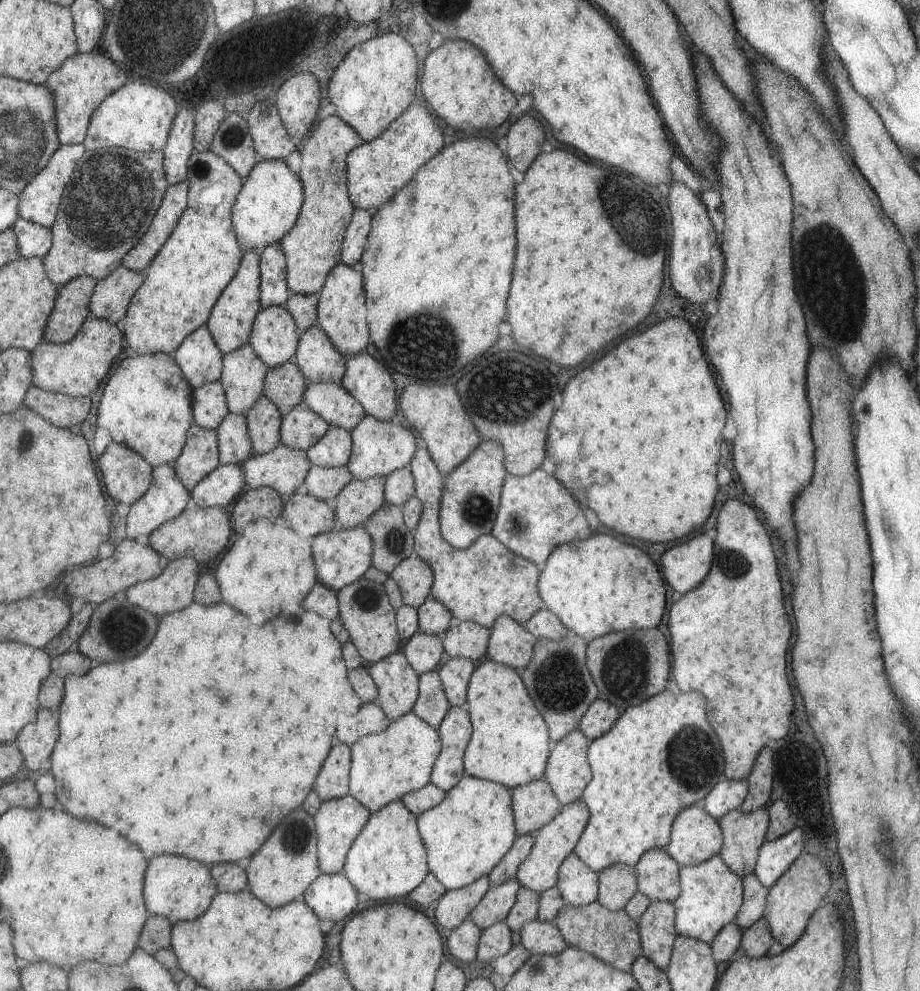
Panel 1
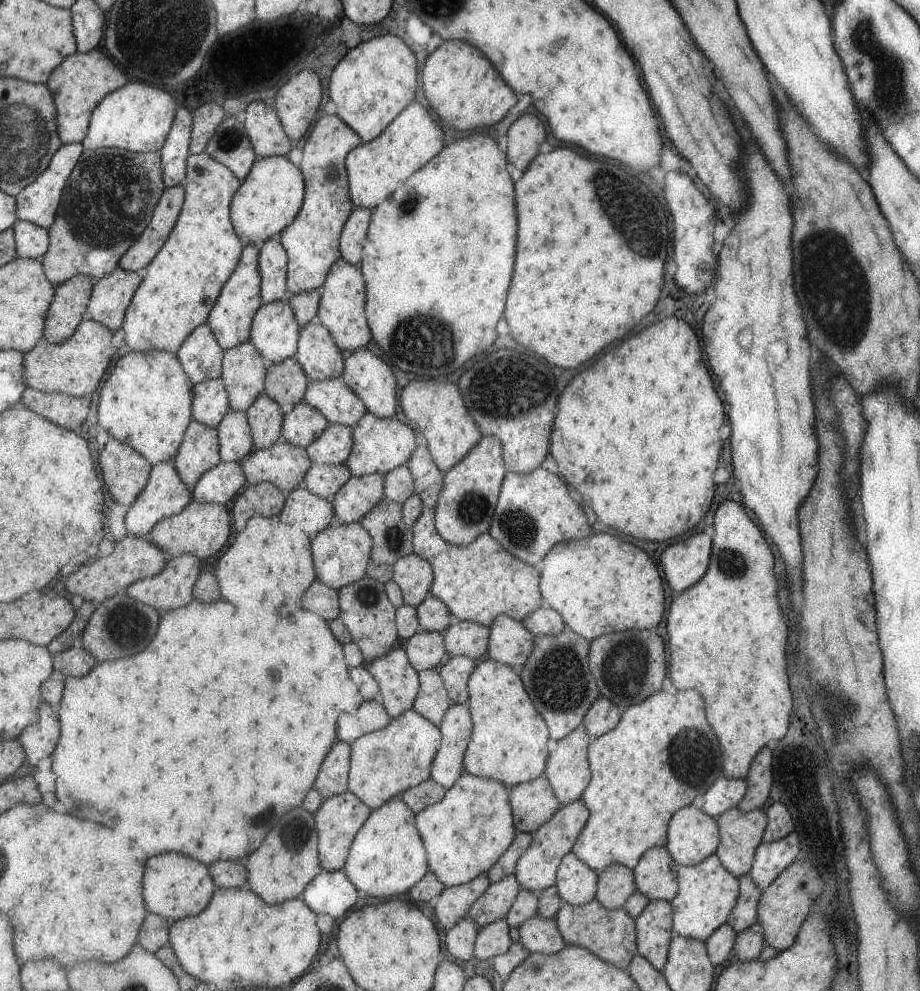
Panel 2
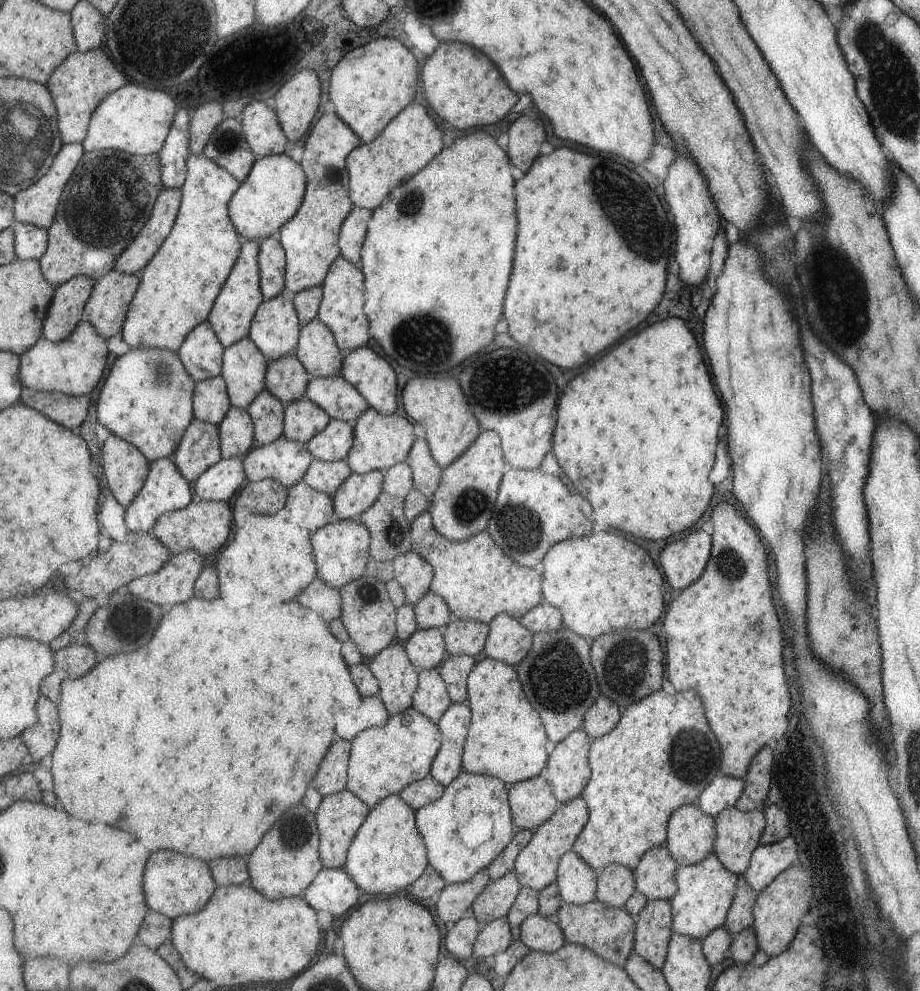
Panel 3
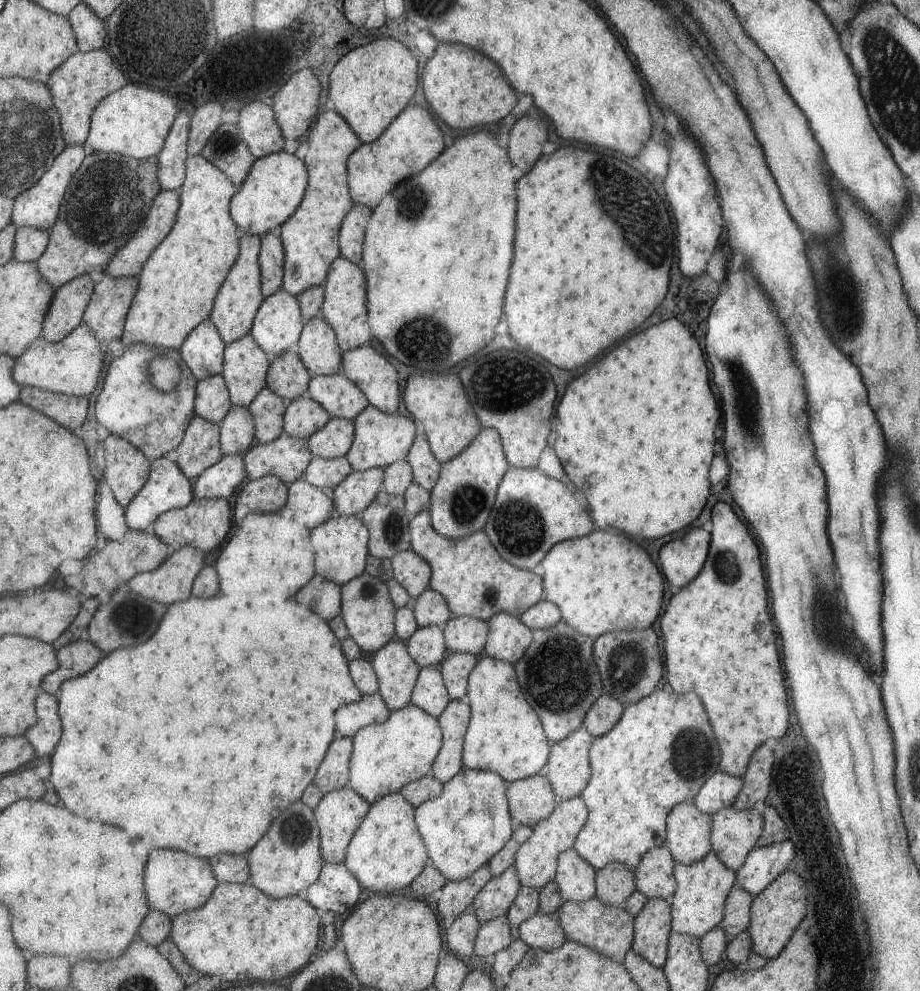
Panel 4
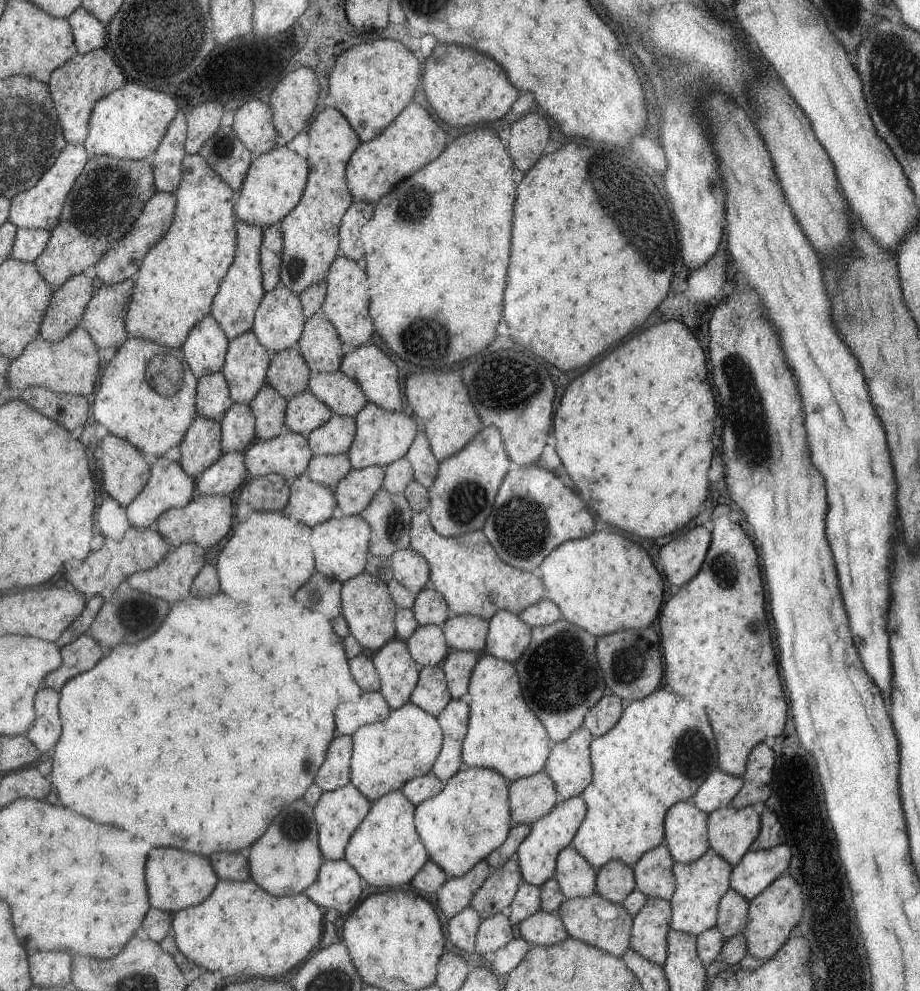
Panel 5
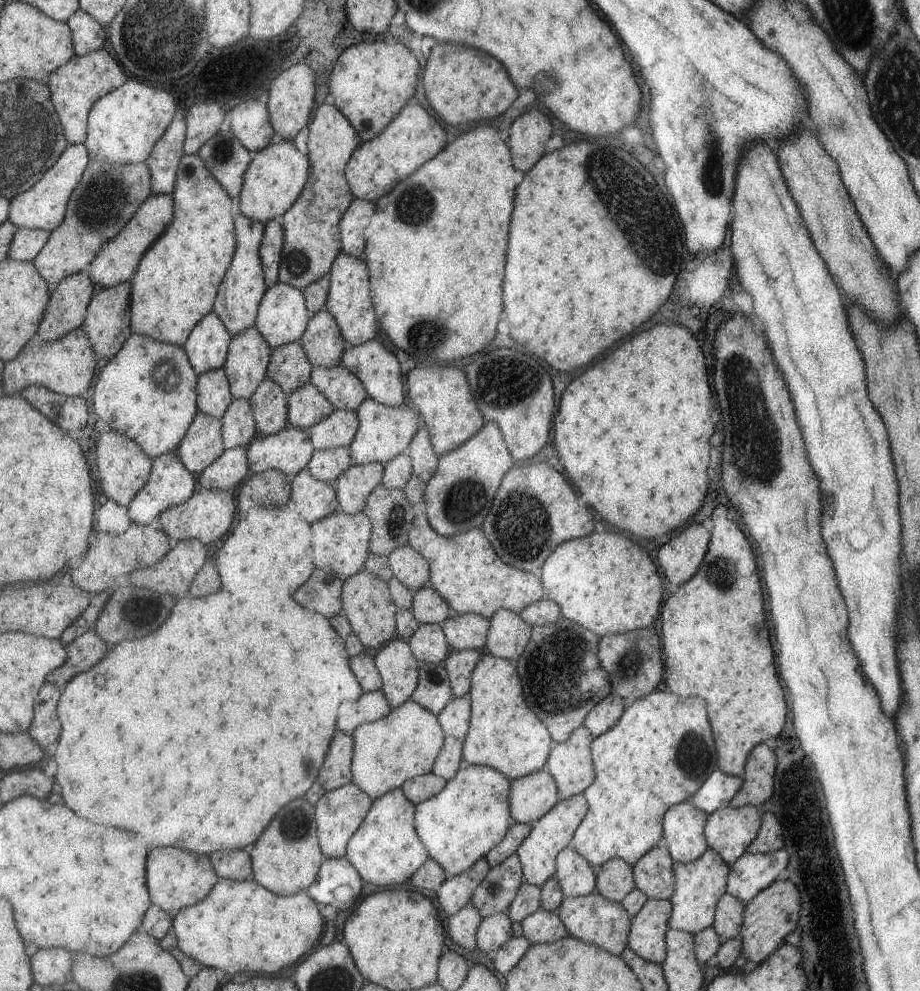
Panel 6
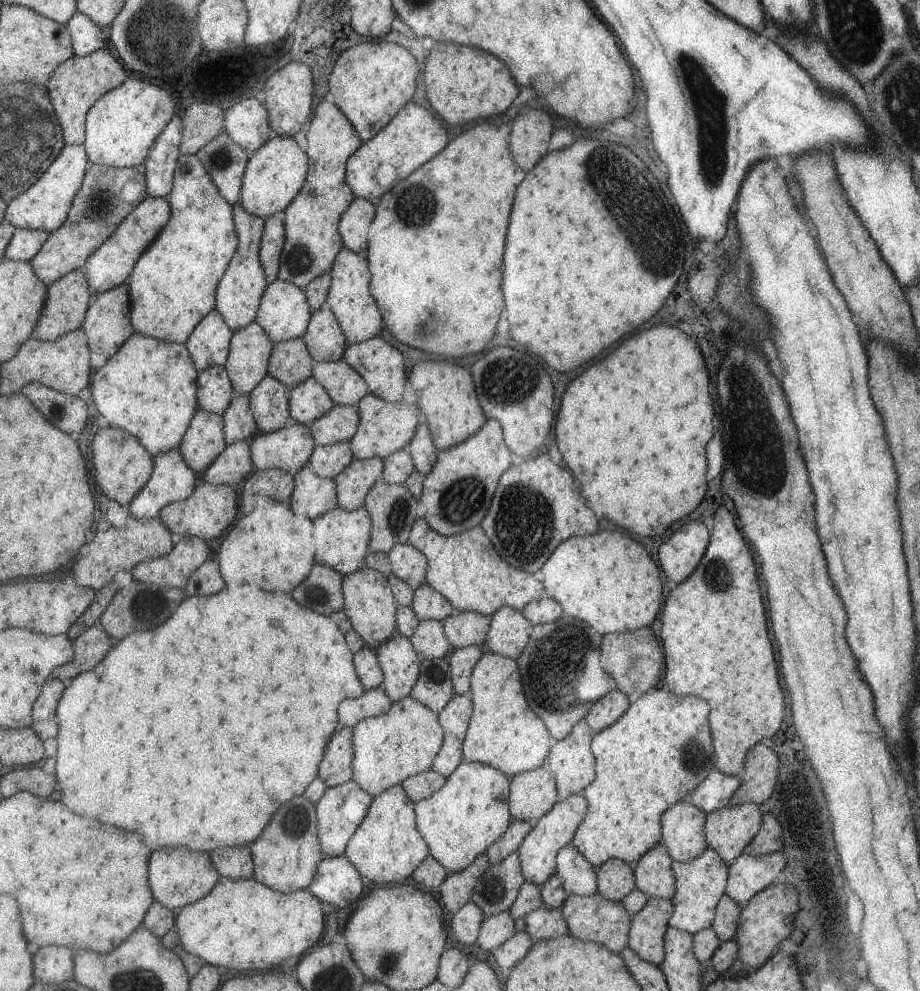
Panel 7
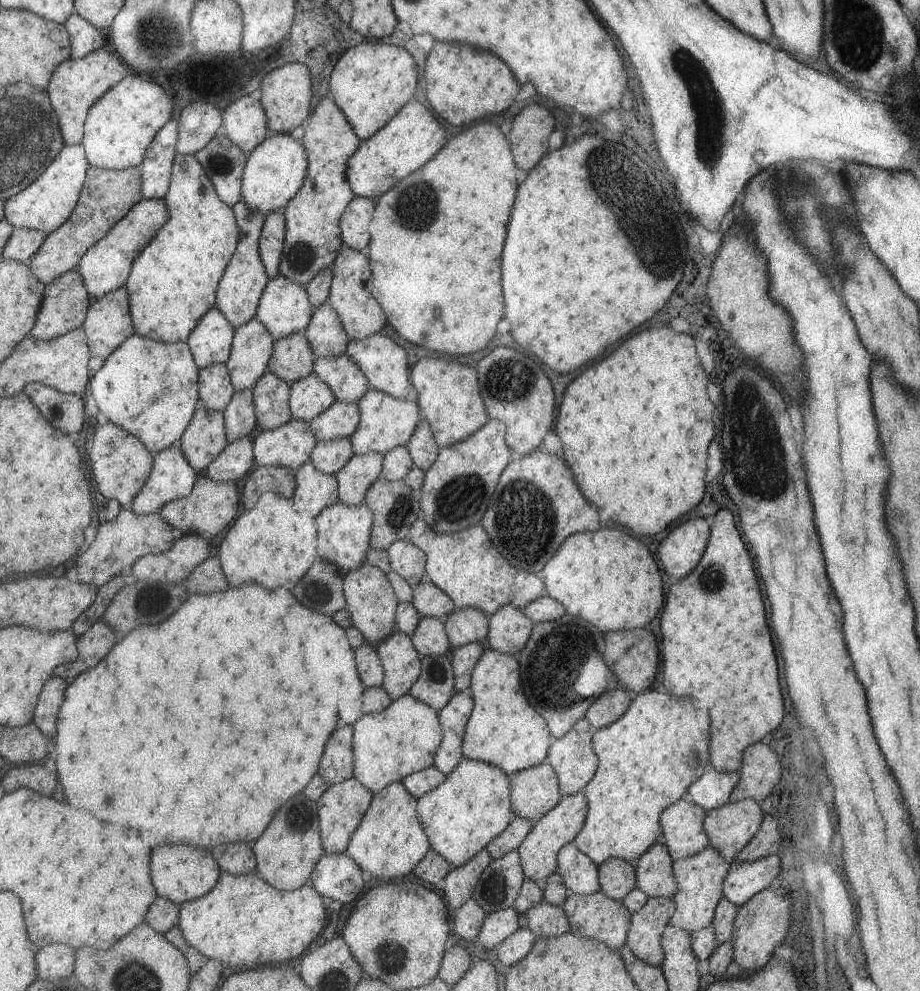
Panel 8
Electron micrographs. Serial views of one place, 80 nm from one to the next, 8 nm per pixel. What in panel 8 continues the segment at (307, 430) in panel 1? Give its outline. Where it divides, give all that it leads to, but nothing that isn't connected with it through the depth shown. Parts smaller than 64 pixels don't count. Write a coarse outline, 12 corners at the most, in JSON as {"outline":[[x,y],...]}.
{"outline":[[312,372],[289,385],[292,419],[307,423],[335,401]]}

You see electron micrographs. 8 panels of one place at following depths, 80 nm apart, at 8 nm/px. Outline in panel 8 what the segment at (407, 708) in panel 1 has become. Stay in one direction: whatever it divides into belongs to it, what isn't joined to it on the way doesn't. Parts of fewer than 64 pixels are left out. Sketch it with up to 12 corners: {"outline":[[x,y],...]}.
{"outline":[[396,630],[375,646],[382,687],[394,701],[420,671],[409,636]]}

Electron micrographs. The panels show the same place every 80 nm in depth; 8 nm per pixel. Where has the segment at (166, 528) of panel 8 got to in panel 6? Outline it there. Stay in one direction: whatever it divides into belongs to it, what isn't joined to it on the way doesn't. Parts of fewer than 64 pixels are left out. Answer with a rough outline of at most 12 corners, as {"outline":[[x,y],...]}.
{"outline":[[133,522],[94,532],[71,584],[93,595],[169,550],[161,529]]}

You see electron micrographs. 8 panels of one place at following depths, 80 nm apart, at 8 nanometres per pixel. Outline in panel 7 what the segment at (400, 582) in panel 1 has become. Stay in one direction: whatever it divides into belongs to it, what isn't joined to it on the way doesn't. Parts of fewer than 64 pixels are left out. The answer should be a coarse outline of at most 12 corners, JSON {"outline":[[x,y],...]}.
{"outline":[[408,542],[386,555],[412,591],[426,582],[425,555]]}

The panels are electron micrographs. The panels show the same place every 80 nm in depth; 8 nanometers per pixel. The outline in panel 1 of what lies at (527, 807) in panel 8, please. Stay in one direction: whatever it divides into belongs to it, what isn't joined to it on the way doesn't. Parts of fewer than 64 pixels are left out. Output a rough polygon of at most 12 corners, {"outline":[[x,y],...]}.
{"outline":[[544,778],[510,790],[515,833],[534,834],[560,805]]}

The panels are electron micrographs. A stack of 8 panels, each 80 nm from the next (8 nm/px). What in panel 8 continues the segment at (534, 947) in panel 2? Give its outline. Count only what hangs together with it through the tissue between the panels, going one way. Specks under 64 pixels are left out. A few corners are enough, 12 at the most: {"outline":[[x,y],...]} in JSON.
{"outline":[[541,902],[527,912],[535,938],[568,932],[561,907]]}

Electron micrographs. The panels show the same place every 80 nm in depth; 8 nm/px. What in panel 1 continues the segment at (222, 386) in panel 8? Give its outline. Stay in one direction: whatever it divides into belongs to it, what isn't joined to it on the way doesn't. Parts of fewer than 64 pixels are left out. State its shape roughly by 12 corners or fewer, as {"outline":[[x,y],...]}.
{"outline":[[219,381],[192,390],[192,421],[216,430],[228,414]]}

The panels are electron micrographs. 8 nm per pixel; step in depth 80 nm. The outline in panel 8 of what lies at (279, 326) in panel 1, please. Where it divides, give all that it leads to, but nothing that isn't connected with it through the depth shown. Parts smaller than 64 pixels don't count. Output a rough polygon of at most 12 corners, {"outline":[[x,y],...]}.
{"outline":[[278,274],[254,317],[278,341],[303,333],[312,309],[304,285]]}

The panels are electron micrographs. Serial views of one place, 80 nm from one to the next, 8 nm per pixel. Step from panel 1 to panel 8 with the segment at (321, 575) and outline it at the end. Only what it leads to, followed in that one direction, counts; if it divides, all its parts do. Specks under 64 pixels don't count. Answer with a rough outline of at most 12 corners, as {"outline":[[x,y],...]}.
{"outline":[[338,500],[314,519],[317,558],[365,562],[372,510]]}

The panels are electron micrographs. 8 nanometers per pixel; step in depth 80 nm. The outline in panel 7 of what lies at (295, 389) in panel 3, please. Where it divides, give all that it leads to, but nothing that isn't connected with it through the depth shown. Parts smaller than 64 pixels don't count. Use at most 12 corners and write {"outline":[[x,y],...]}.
{"outline":[[297,337],[272,344],[266,371],[290,390],[313,365]]}

